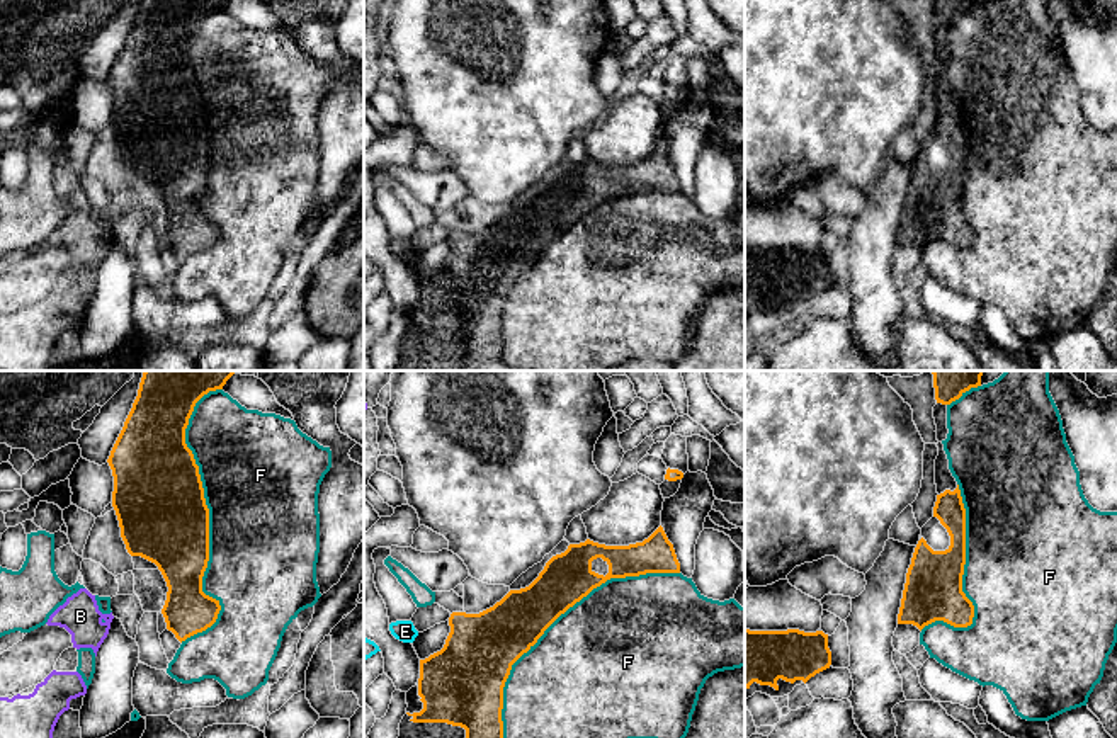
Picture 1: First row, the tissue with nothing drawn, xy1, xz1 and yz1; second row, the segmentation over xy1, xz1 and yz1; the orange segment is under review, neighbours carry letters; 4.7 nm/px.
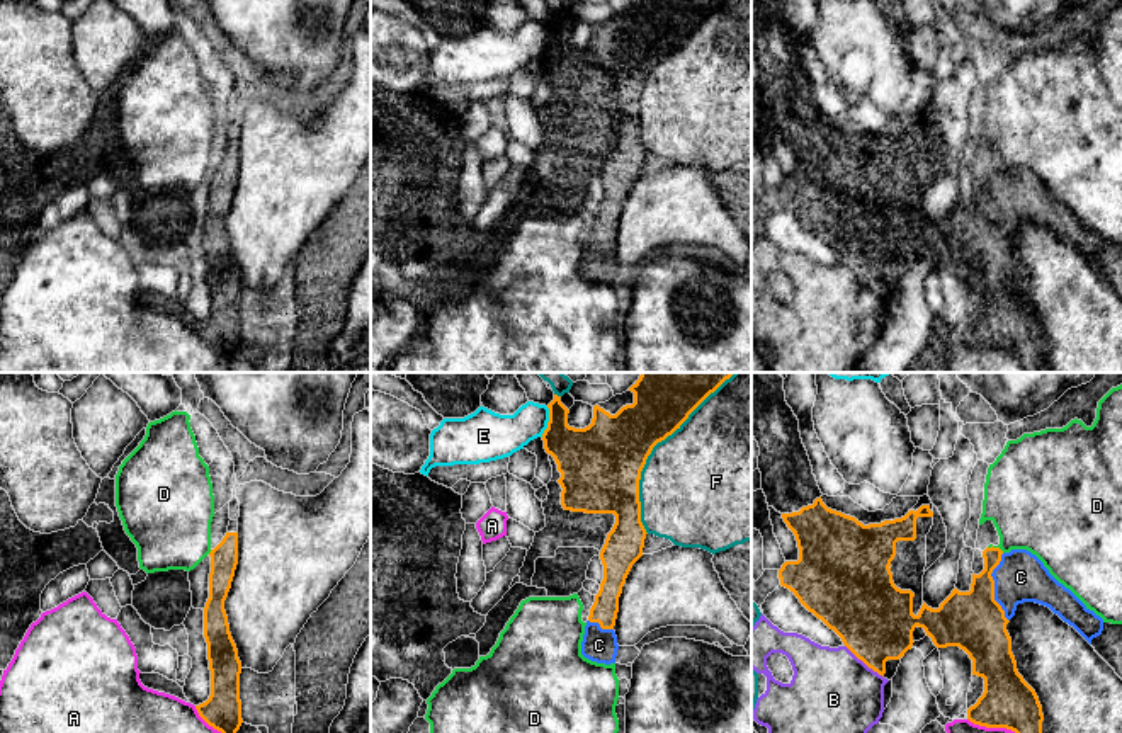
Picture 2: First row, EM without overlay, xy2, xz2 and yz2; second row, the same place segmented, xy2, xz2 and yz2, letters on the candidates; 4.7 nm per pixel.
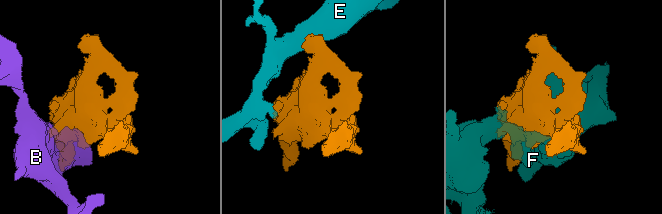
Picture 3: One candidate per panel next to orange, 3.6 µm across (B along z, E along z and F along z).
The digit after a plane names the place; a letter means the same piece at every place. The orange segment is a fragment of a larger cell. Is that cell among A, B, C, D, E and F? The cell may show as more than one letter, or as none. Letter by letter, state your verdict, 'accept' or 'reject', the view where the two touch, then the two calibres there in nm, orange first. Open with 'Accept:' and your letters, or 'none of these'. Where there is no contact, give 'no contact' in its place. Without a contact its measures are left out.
Accept: C
A: reject | xy2 | 180/480 nm
B: reject | yz2 | 360/440 nm
C: accept | yz2 | 280/240 nm
D: reject | yz2 | 130/380 nm
E: reject | xz2 | 280/220 nm
F: reject | xy1 | 420/500 nm

